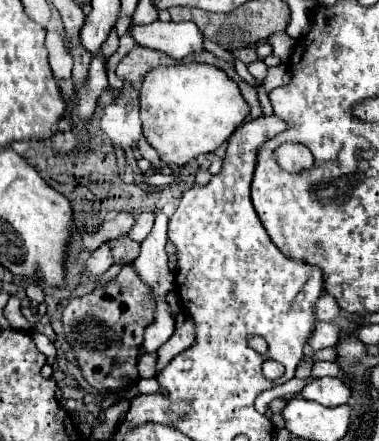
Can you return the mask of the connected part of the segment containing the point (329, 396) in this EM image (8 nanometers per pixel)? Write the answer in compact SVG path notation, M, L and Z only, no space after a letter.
M316 378L300 392L300 396L314 400L326 408L336 408L348 402L350 390L340 378Z

